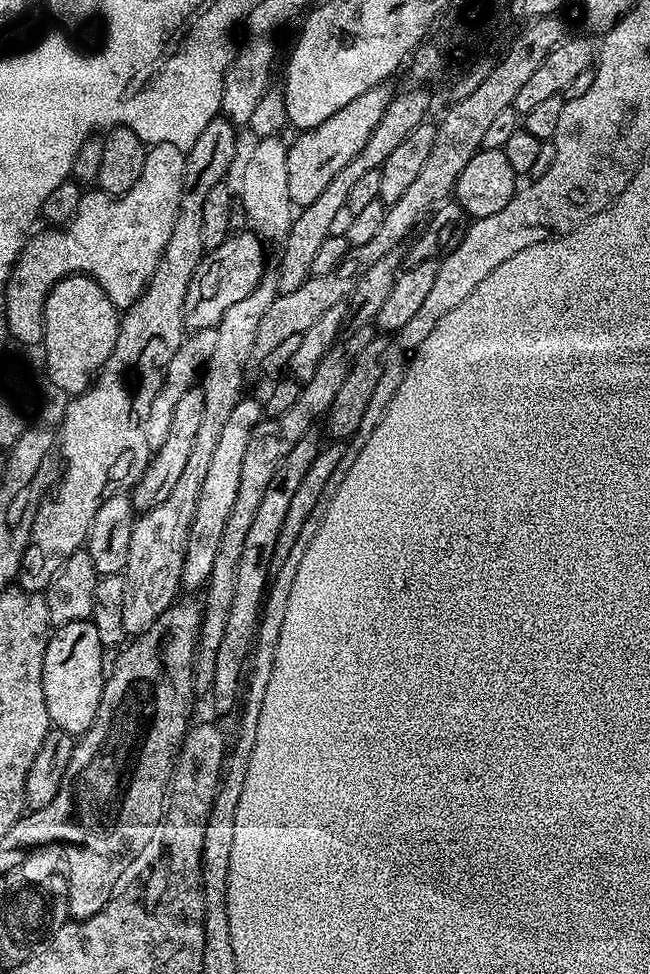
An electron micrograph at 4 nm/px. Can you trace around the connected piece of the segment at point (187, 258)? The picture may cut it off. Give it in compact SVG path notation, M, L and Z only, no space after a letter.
M217 118L210 122L210 126L206 126L206 130L202 130L202 134L198 134L198 142L194 142L194 146L187 149L186 159L184 161L184 185L182 186L182 198L178 206L178 218L174 218L174 230L170 230L170 242L166 242L166 250L162 254L162 258L158 262L158 266L154 270L154 274L150 278L150 282L144 287L144 292L136 299L129 308L120 316L120 329L118 330L118 338L114 350L110 354L110 358L106 358L106 362L101 366L99 372L96 373L95 380L85 392L79 393L75 398L69 399L65 408L65 414L60 418L58 427L58 452L62 457L62 475L59 477L58 483L54 488L54 496L56 492L56 500L46 498L38 506L38 514L34 518L34 526L32 527L32 540L28 544L28 548L24 551L24 563L20 565L20 574L18 577L18 587L24 592L43 593L50 586L53 576L62 570L62 566L66 562L66 558L70 558L70 554L81 551L85 547L88 535L90 534L90 526L94 522L94 514L98 514L98 506L102 506L102 502L111 496L113 492L131 489L142 478L142 474L146 470L148 461L152 459L154 449L146 442L146 418L150 418L150 406L154 402L154 398L160 393L160 389L165 387L166 373L170 362L174 358L174 354L178 354L180 344L186 338L186 329L184 326L184 303L186 302L186 290L190 286L190 278L194 278L194 270L200 264L200 259L205 254L204 243L202 242L202 206L206 203L206 197L210 195L210 190L214 190L214 186L218 186L225 179L224 175L228 172L228 167L236 160L236 132L237 125L233 124L227 118Z

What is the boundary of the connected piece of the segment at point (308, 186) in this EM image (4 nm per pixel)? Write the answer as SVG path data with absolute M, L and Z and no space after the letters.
M387 83L376 84L366 94L360 94L354 98L354 102L348 102L338 110L338 114L330 114L326 122L322 122L316 128L301 131L296 141L288 144L288 173L290 174L290 198L293 205L303 206L314 202L326 186L330 186L330 178L366 146L366 140L370 134L374 134L374 128L378 122L382 122L382 114L386 114L386 106L390 106L394 92L388 89Z

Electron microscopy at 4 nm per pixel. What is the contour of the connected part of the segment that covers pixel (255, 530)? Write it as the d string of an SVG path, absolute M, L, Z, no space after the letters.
M310 430L294 442L294 450L282 458L278 470L274 470L274 478L270 478L270 486L266 486L266 494L254 514L254 522L246 534L246 543L242 546L242 558L238 560L238 579L234 586L234 599L230 605L230 615L226 618L226 634L218 646L218 658L214 658L214 682L210 703L220 712L232 712L242 700L242 685L246 680L246 669L254 647L256 631L260 625L262 605L268 593L270 577L273 575L272 555L274 546L278 546L278 534L282 531L282 521L288 513L290 502L298 486L302 486L302 478L314 466L314 458L318 458L322 441L316 430Z

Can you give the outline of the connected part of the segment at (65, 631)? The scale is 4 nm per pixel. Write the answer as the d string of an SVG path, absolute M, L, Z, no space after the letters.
M91 620L61 624L48 637L42 662L42 690L52 728L79 738L90 730L98 714L106 679L106 650L98 638L98 630Z

